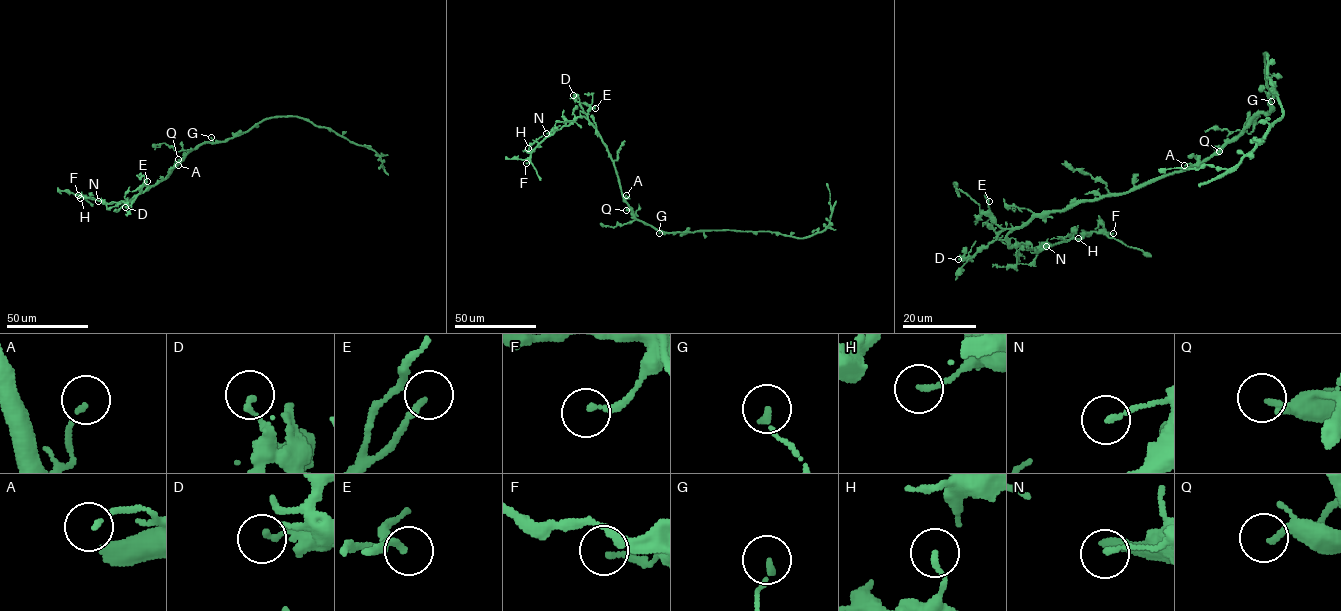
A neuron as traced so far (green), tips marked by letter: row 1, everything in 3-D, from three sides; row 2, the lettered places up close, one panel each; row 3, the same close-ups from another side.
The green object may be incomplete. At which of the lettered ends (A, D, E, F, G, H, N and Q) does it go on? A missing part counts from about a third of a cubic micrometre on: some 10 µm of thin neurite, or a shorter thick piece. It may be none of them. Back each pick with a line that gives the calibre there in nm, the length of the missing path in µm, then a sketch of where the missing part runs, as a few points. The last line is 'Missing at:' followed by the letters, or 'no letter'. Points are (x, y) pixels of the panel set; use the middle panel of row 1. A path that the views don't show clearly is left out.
E: 200 nm | 10 µm
Missing at: E

